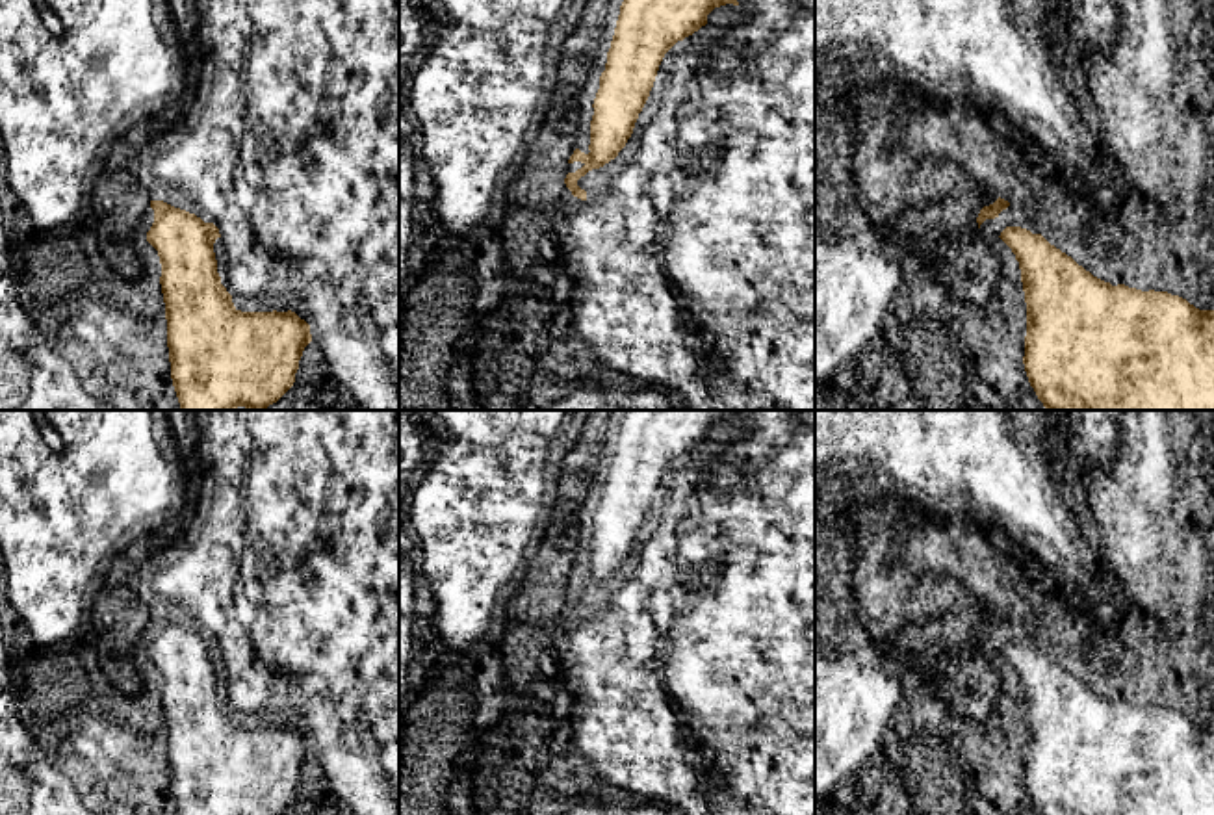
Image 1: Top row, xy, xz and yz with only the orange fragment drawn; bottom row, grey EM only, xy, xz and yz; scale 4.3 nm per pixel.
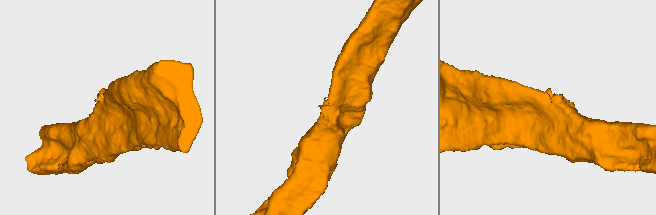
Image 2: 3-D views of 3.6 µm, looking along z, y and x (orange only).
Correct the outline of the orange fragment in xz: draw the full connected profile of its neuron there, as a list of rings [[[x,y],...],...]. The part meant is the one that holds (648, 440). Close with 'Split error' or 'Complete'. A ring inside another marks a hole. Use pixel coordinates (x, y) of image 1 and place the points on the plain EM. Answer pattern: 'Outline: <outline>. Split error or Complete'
Outline: [[[626,410],[592,520],[590,568],[575,564],[568,576],[583,579],[564,594],[574,613],[587,616],[577,596],[614,576],[626,563],[665,470],[726,420],[739,421],[737,410]]]. Complete

